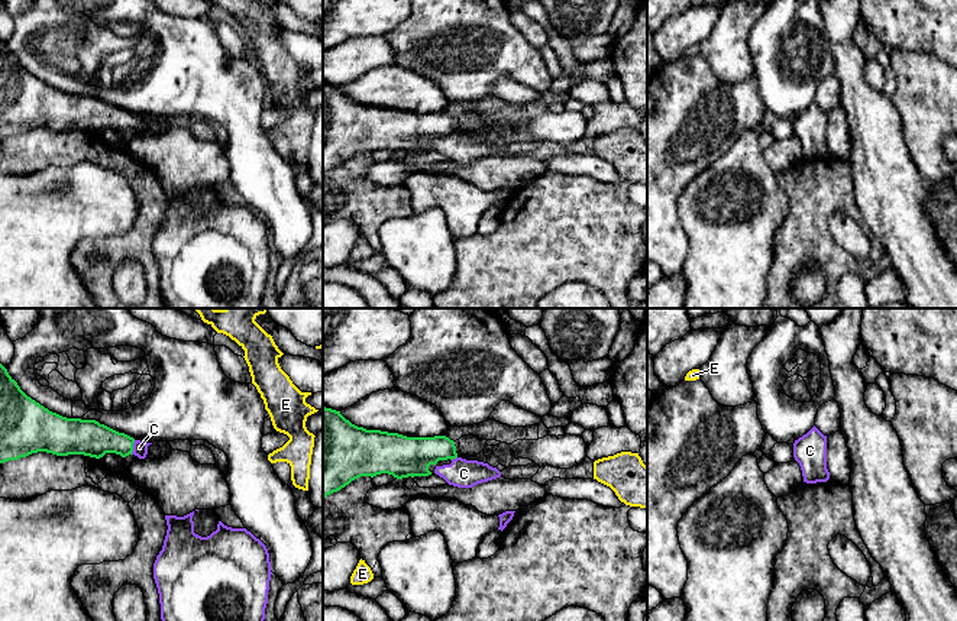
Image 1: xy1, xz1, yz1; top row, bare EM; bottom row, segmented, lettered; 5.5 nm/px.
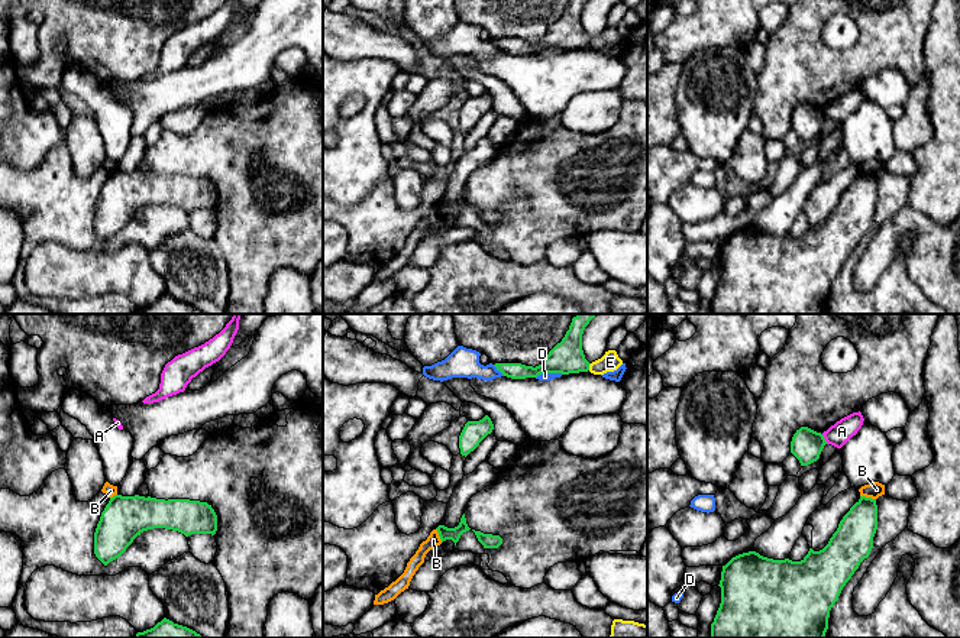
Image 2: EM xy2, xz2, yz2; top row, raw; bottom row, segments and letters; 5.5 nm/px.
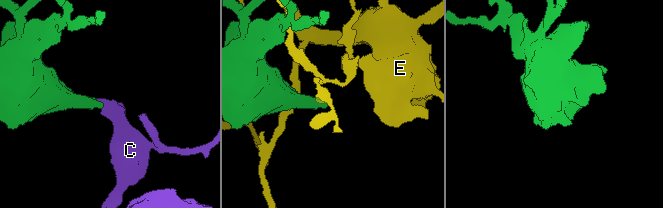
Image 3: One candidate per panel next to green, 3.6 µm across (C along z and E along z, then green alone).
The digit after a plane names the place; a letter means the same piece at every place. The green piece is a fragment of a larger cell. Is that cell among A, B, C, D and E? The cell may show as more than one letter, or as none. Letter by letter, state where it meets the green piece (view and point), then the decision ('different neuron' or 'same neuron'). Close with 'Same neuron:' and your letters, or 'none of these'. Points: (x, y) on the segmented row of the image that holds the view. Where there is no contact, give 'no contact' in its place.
A: meets green in yz2 at (824, 439); different neuron
B: meets green in yz2 at (868, 498); different neuron
C: meets green in xy1 at (132, 448); same neuron
D: meets green in xz2 at (549, 372); different neuron
E: meets green in xz2 at (588, 366); different neuron
Same neuron: C

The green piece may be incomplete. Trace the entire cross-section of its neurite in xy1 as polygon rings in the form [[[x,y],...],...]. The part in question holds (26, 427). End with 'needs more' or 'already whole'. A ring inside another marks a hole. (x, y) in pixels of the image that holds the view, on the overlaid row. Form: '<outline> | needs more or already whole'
[[[0,363],[0,463],[17,460],[38,452],[56,456],[84,455],[96,459],[103,457],[106,453],[116,453],[122,457],[135,455],[145,459],[149,444],[152,443],[135,440],[96,420],[67,418],[49,411],[28,397]]] | needs more

